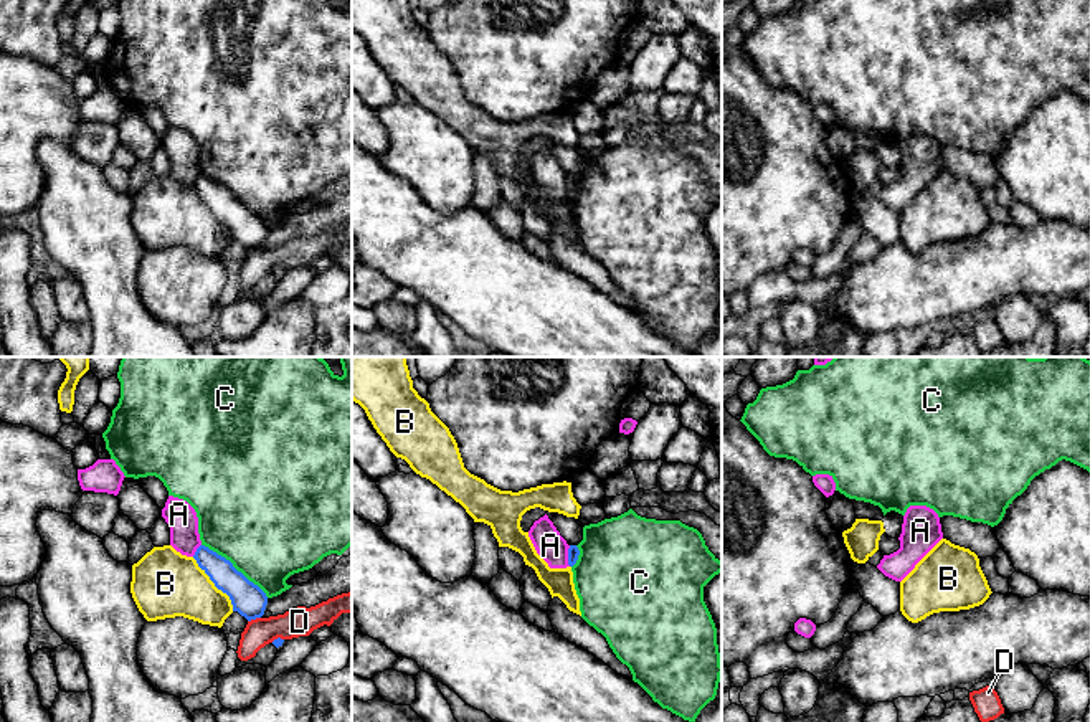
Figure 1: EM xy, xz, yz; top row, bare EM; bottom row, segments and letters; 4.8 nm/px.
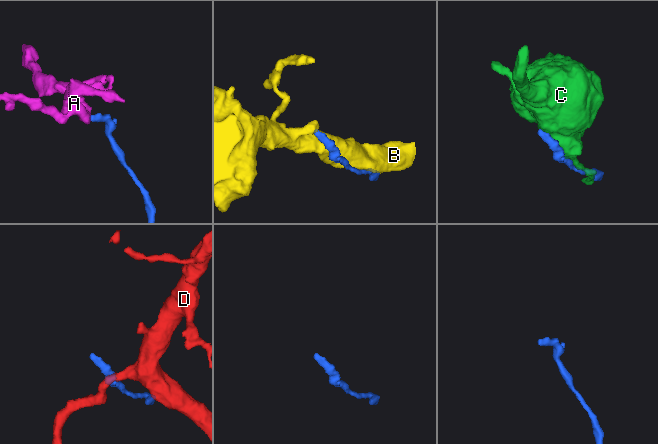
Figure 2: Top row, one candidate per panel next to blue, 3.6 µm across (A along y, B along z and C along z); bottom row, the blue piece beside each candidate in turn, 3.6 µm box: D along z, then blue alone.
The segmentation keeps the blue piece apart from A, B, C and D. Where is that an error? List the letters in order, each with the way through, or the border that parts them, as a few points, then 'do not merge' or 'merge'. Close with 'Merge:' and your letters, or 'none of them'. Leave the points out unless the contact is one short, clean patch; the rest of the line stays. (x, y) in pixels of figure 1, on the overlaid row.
A: along xz (570, 546), (568, 565) | do not merge
B: do not merge
C: do not merge
D: along xy (260, 617), (248, 622) | do not merge
Merge: none of them

